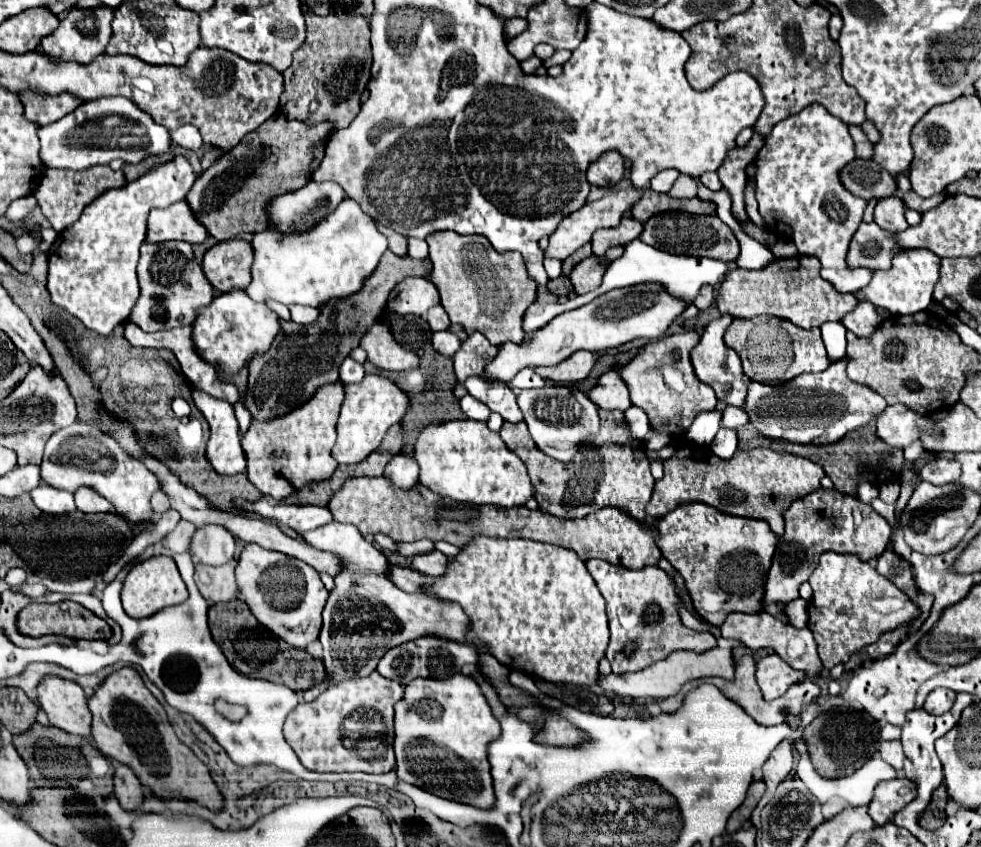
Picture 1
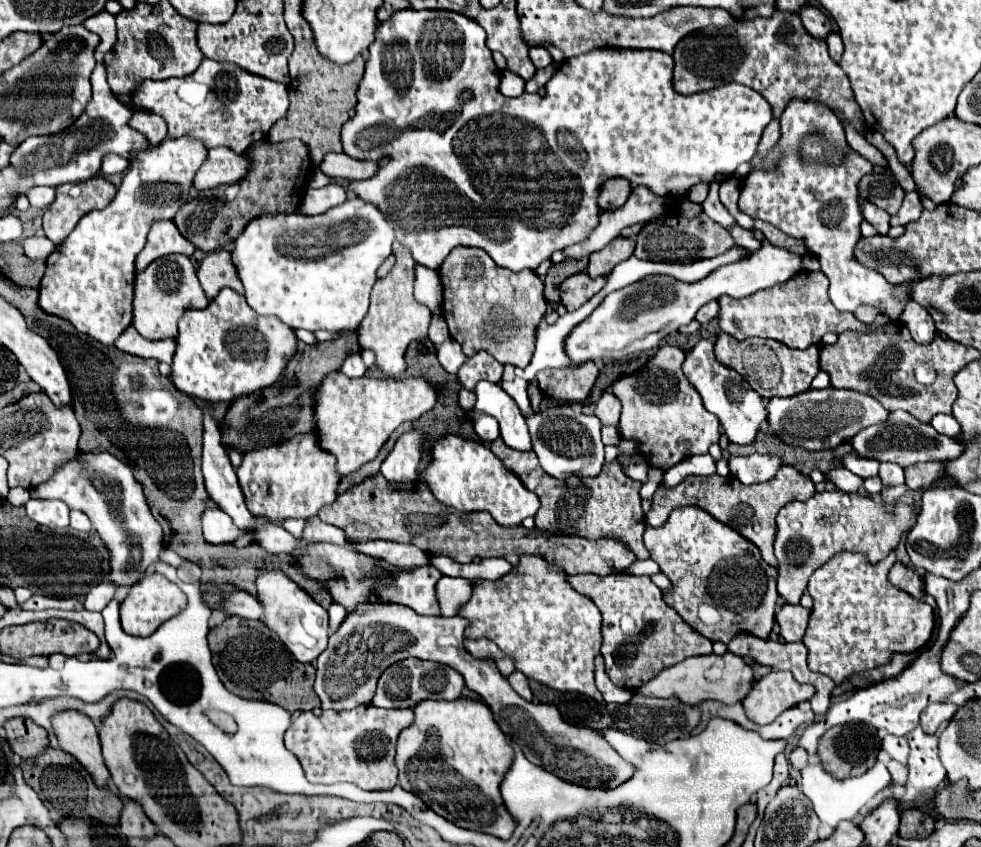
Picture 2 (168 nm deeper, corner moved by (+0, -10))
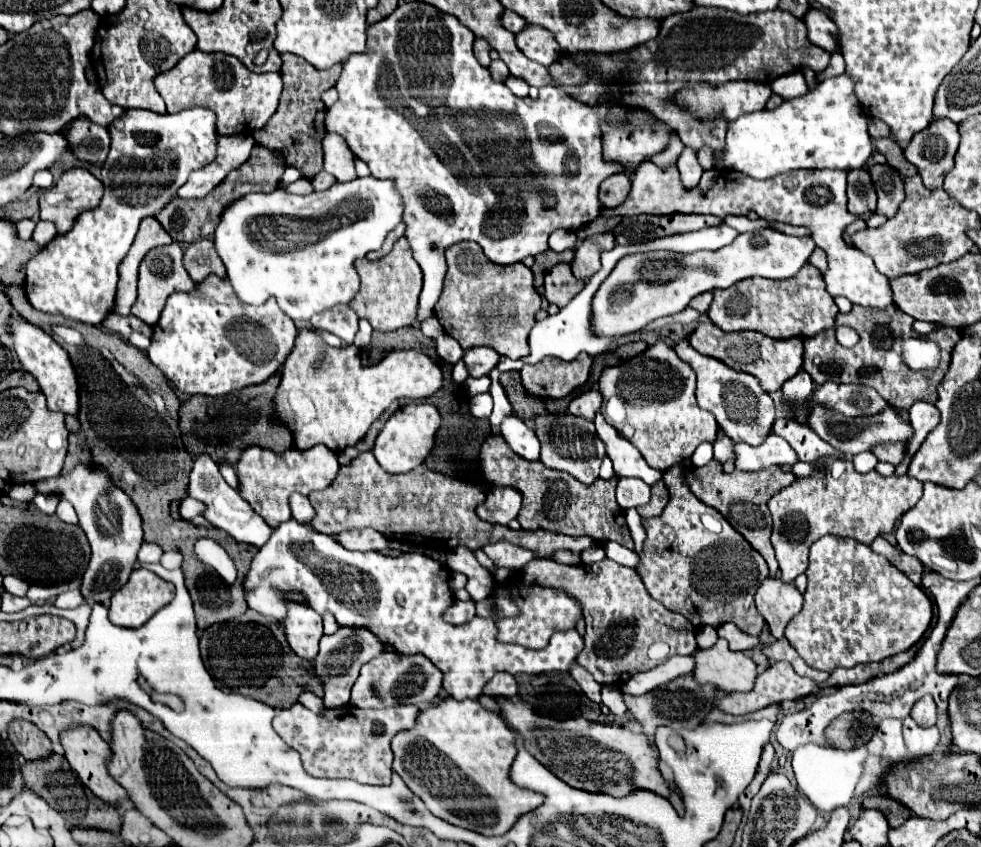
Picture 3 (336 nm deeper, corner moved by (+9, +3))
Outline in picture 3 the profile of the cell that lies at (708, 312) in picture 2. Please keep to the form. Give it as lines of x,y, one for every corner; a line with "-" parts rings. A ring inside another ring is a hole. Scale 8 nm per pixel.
704,292
704,294
696,296
696,298
692,298
690,306
694,310
698,310
698,312
706,312
710,308
710,302
712,302
712,292

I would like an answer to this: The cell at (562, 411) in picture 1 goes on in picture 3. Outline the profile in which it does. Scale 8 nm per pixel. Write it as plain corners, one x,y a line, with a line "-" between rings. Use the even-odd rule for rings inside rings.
546,414
534,418
536,436
542,444
542,464
546,464
552,470
568,472
576,480
580,480
584,486
592,484
598,478
598,470
602,464
602,454
606,454
604,444
596,436
594,422
572,416
572,414

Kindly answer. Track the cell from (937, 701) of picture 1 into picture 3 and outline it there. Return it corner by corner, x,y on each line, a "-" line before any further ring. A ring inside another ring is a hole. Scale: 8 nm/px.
924,696
920,698
914,708
912,708
912,714
910,714
916,724
920,724
922,728
928,728
928,726
934,726
936,722
936,702
932,696

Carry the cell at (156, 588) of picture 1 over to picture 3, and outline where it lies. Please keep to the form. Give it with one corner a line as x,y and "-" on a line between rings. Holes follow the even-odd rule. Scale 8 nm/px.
134,570
124,588
112,596
110,622
122,628
140,628
152,614
172,602
174,584
158,578
150,570

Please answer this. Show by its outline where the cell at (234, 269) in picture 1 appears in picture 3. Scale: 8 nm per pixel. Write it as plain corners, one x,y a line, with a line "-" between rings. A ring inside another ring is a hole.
202,238
192,242
184,252
184,268
190,274
190,278
198,284
208,274
216,274
220,278
226,278
226,268
216,254
214,242
210,238

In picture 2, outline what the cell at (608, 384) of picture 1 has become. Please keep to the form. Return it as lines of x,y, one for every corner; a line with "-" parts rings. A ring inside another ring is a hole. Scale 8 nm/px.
605,391
601,395
601,399
595,403
593,413
599,417
599,421
603,425
617,425
619,423
619,415
621,415
621,403
613,393

